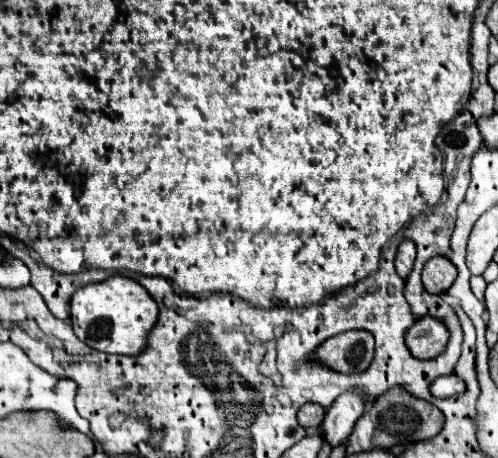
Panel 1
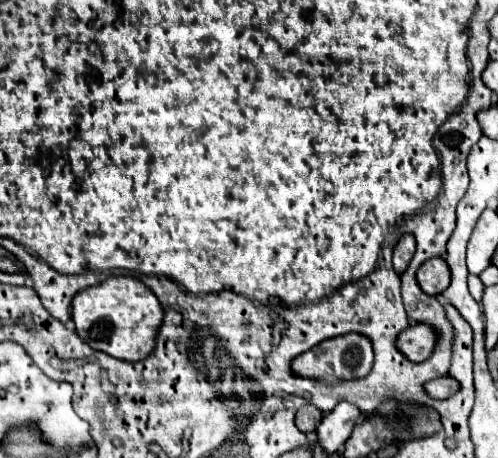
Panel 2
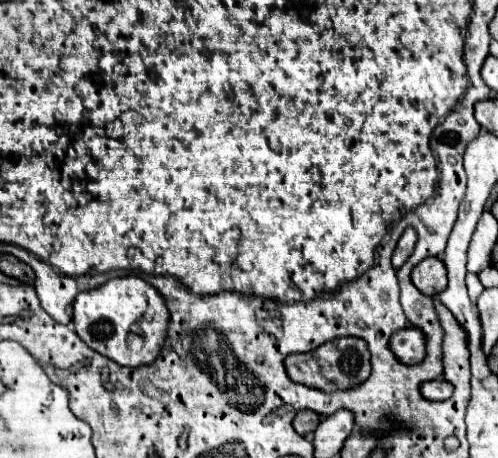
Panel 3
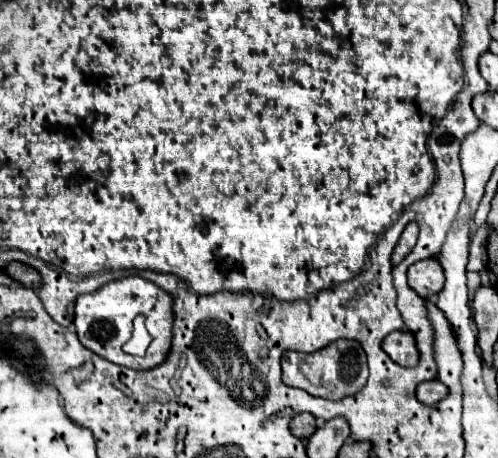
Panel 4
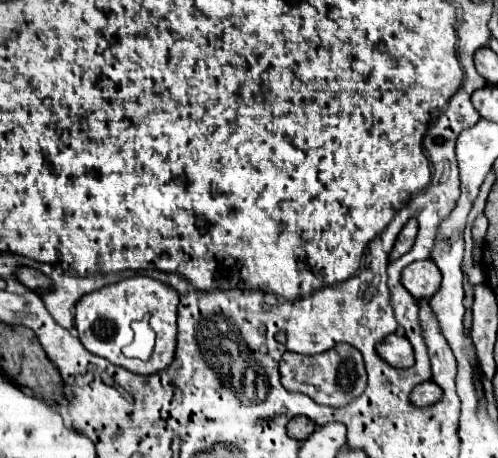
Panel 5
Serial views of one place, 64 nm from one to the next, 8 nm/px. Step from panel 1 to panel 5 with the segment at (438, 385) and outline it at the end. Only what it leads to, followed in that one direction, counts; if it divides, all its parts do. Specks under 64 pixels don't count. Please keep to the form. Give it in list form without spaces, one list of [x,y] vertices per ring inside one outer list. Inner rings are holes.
[[[428,380],[428,382],[424,382],[424,384],[418,384],[418,386],[410,392],[410,402],[416,404],[418,408],[430,406],[430,404],[438,402],[440,398],[442,398],[442,390],[440,390],[432,380]]]

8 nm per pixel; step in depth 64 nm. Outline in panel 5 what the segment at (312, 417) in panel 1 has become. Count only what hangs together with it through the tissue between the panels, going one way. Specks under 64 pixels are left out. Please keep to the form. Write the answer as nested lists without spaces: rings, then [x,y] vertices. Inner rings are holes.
[[[298,416],[298,418],[292,418],[286,426],[286,432],[290,438],[298,440],[298,442],[304,442],[312,432],[316,430],[316,424],[312,424],[306,416]]]

